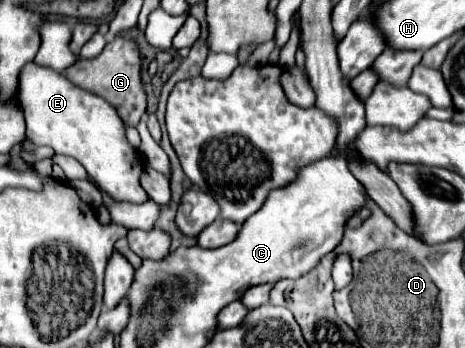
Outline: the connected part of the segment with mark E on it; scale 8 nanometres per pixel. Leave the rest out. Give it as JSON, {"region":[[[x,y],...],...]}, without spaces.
{"region":[[[29,62],[29,66],[21,70],[17,96],[27,122],[27,138],[35,146],[51,146],[57,154],[79,160],[99,188],[115,202],[143,204],[149,200],[139,184],[141,168],[135,166],[137,152],[129,146],[121,118],[109,102],[77,88],[59,72],[37,66],[35,62]]]}

